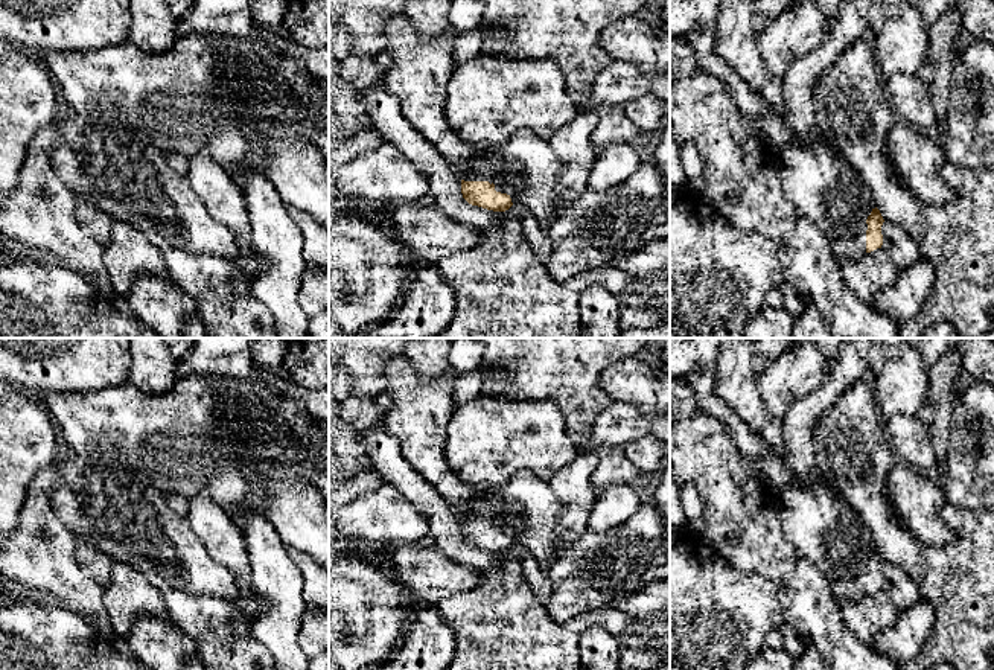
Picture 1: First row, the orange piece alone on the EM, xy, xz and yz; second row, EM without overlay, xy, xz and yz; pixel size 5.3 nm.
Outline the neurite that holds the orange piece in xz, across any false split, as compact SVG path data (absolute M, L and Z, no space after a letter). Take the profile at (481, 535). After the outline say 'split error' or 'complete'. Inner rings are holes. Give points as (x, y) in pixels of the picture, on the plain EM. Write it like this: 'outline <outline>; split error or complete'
outline M463 516L461 534L469 545L493 553L505 553L513 547L510 536L496 533L487 519Z; split error

